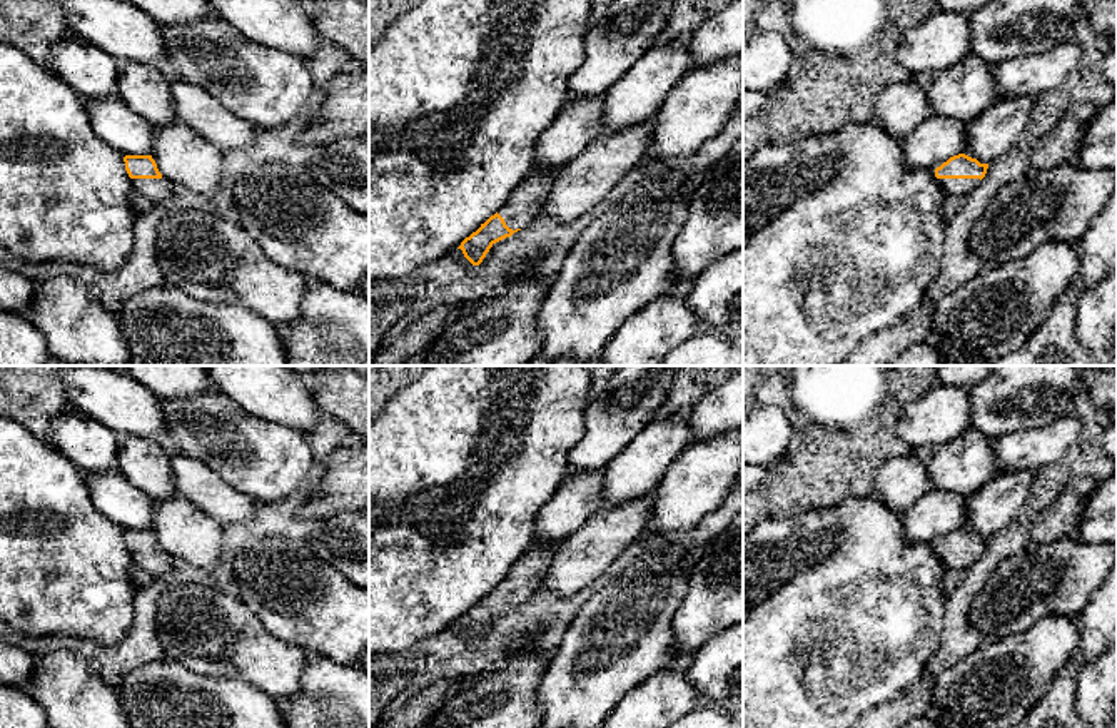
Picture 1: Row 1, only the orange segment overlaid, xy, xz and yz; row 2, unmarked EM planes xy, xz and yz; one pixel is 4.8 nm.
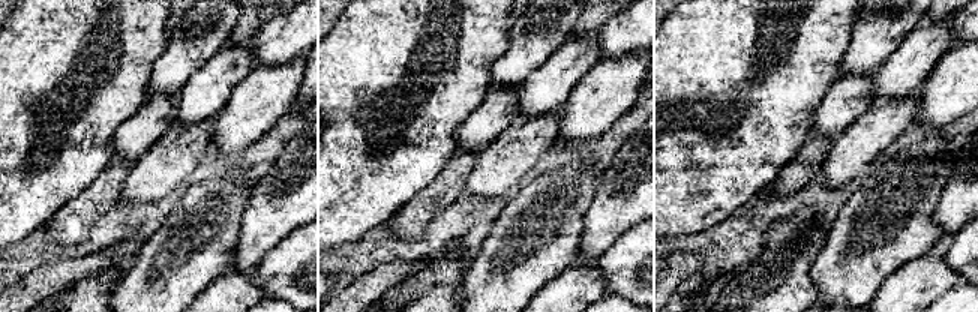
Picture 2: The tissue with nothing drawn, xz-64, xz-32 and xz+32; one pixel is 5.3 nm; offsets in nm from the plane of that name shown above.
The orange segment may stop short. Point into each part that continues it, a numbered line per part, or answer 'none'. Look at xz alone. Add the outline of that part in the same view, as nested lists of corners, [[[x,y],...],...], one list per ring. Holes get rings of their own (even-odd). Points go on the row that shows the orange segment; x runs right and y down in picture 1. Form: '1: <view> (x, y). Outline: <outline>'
1: xz (523, 206). Outline: [[[559,169],[534,170],[509,197],[506,205],[498,210],[506,225],[513,230],[526,227],[538,219],[539,205],[546,199]]]

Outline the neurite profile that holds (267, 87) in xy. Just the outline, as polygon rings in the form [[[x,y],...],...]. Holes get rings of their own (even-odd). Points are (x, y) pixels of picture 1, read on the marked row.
[[[219,15],[192,23],[160,25],[160,33],[177,78],[200,87],[254,127],[286,127],[316,105],[307,60],[249,40]]]

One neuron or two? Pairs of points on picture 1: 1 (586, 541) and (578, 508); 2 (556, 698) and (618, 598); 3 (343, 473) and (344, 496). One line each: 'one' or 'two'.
1: two
2: one
3: one

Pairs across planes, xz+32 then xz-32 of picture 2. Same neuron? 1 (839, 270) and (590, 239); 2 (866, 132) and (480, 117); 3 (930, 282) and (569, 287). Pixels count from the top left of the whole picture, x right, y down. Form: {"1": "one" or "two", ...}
{"1": "two", "2": "two", "3": "one"}

